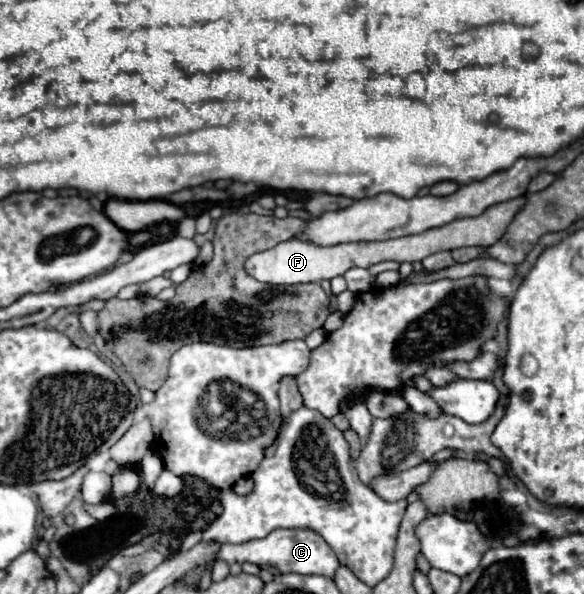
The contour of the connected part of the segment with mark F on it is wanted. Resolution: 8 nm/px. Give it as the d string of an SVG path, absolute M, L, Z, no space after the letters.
M516 197L514 201L504 201L498 205L488 207L478 217L464 217L456 219L444 227L428 229L426 233L388 239L388 241L372 241L372 243L340 243L340 245L310 245L310 241L302 239L288 239L284 243L278 243L274 249L256 253L246 259L246 271L270 285L296 285L296 283L316 283L322 279L334 279L338 275L344 275L350 267L370 267L380 261L422 261L424 257L436 253L436 251L452 251L458 247L490 247L496 241L500 241L510 225L510 221L516 217L518 211L522 211L526 205L526 197Z

